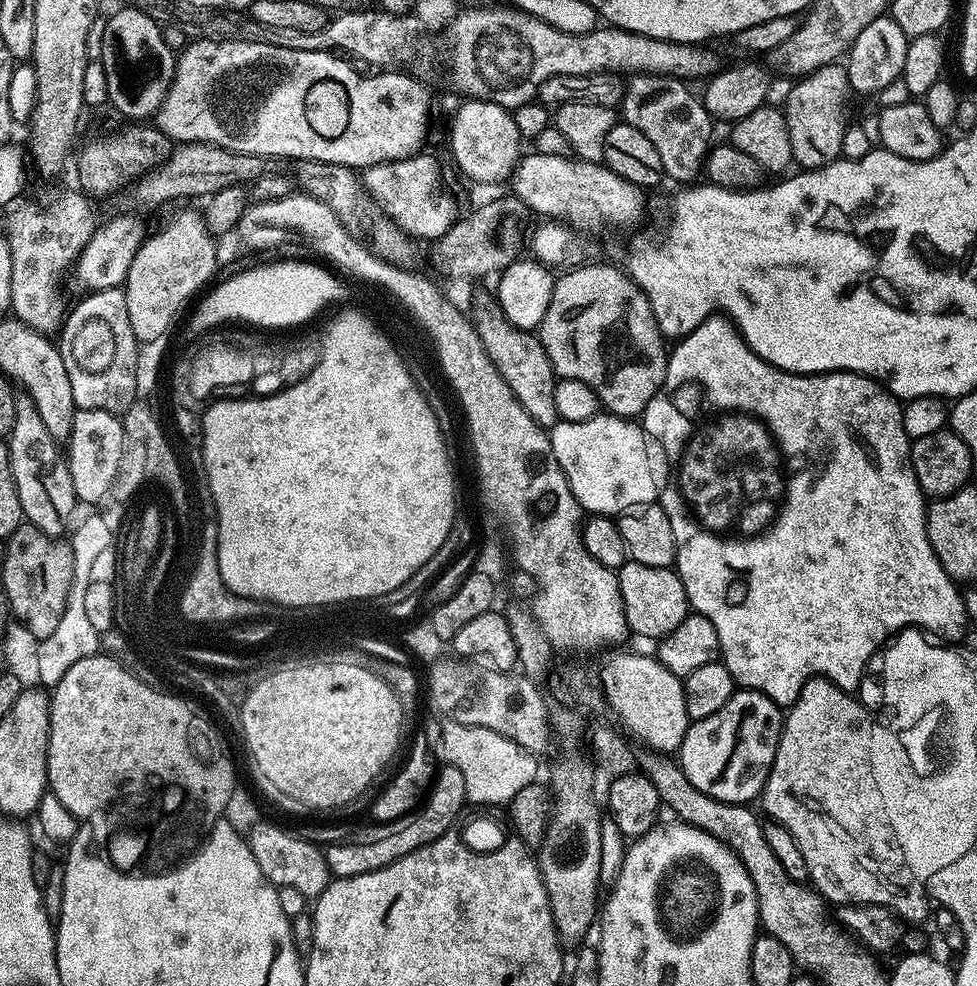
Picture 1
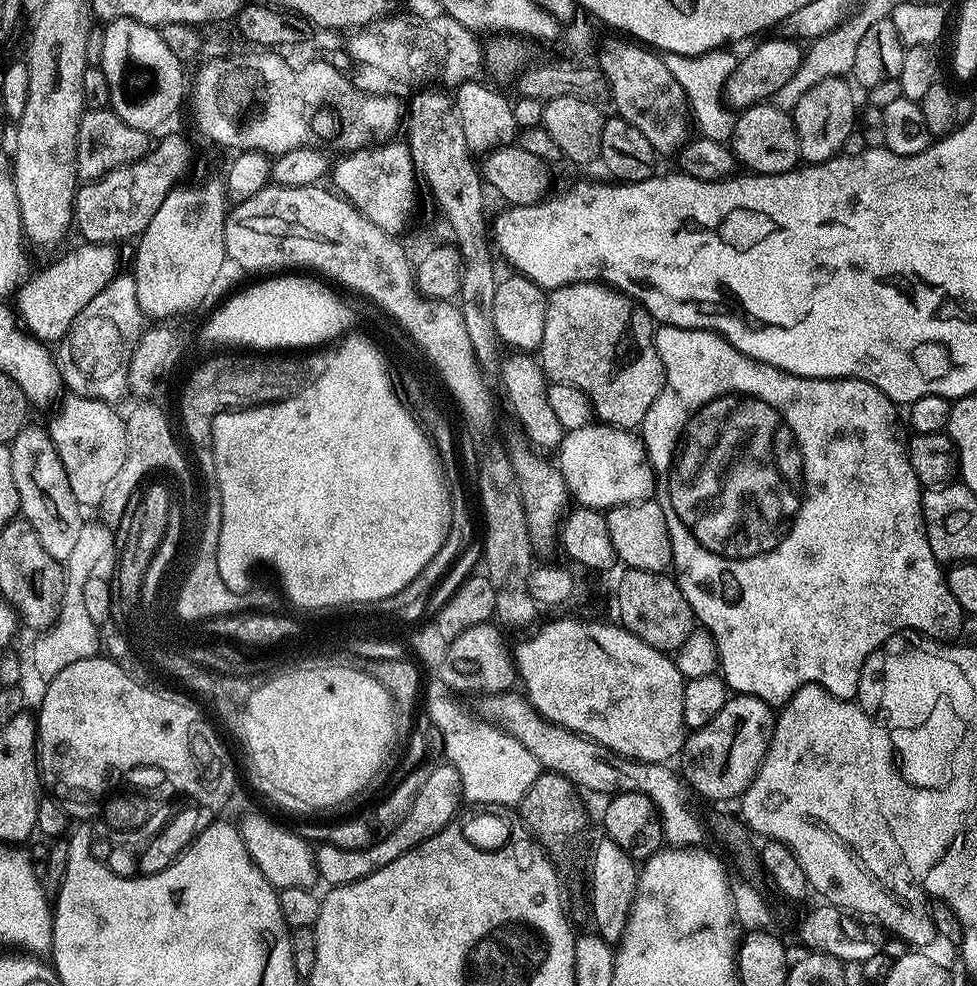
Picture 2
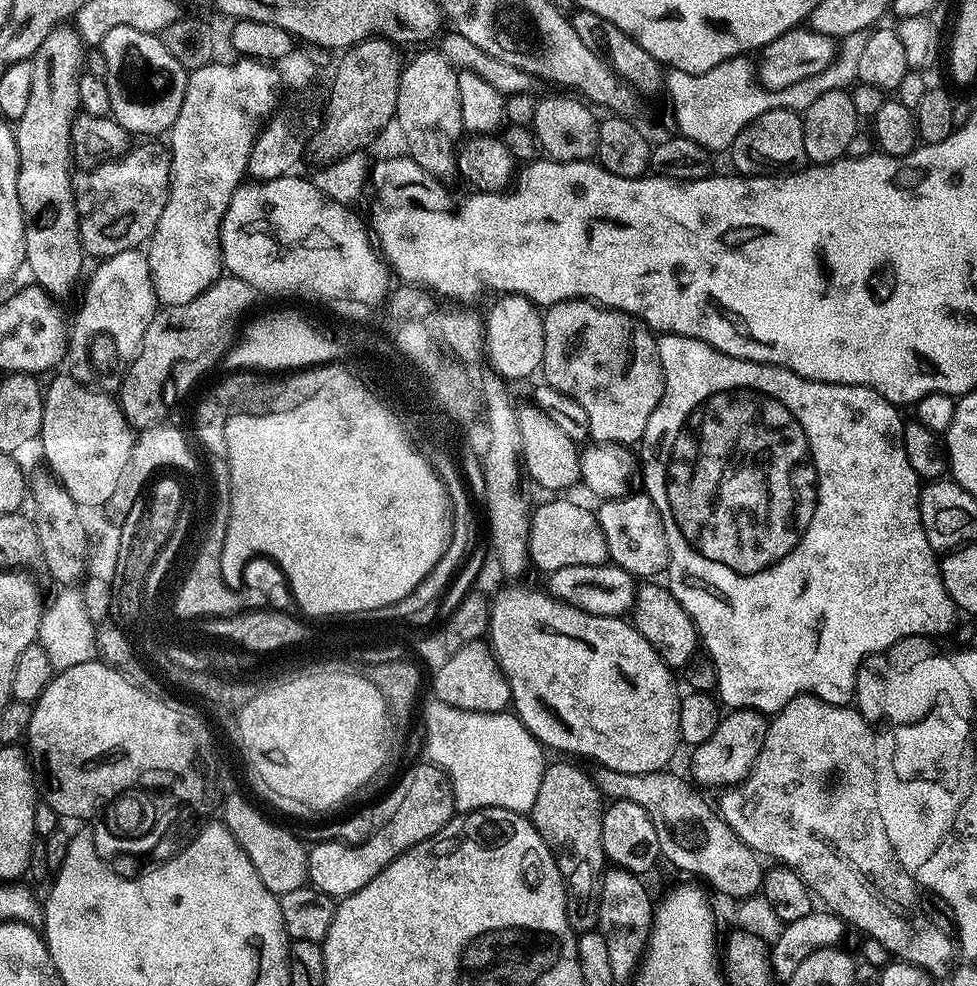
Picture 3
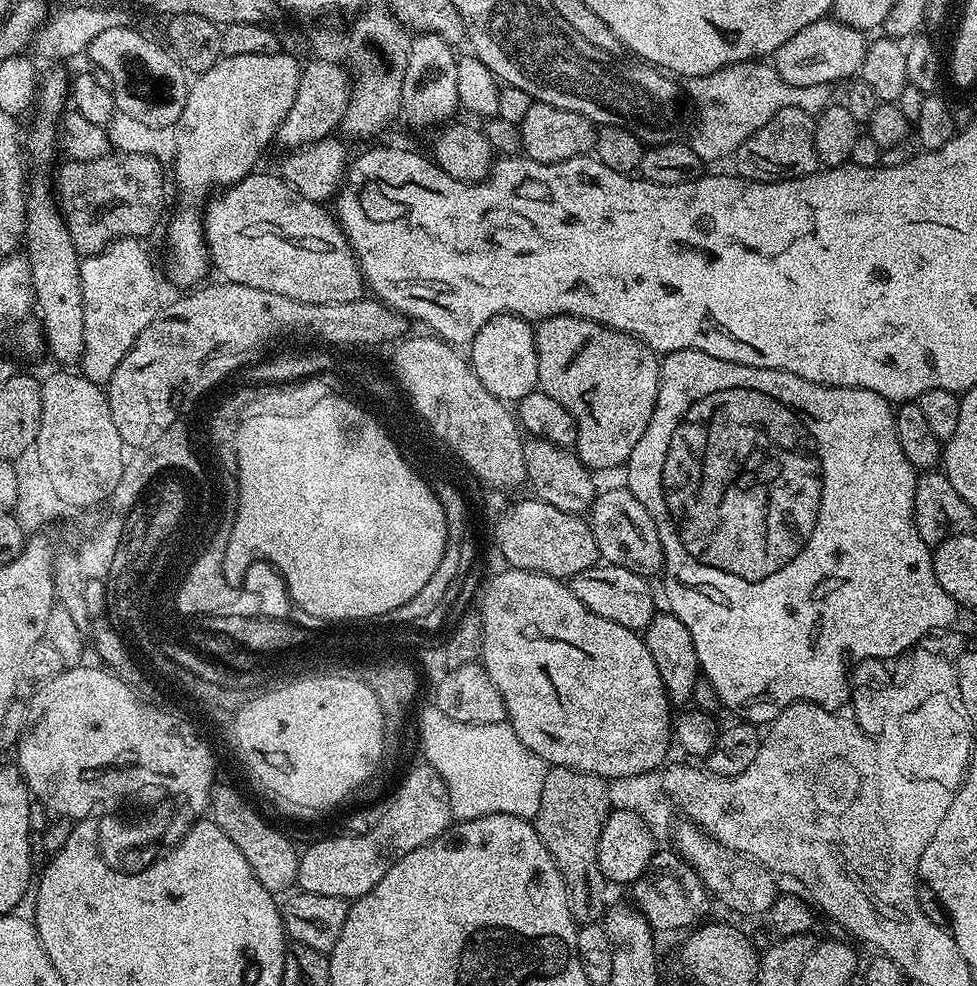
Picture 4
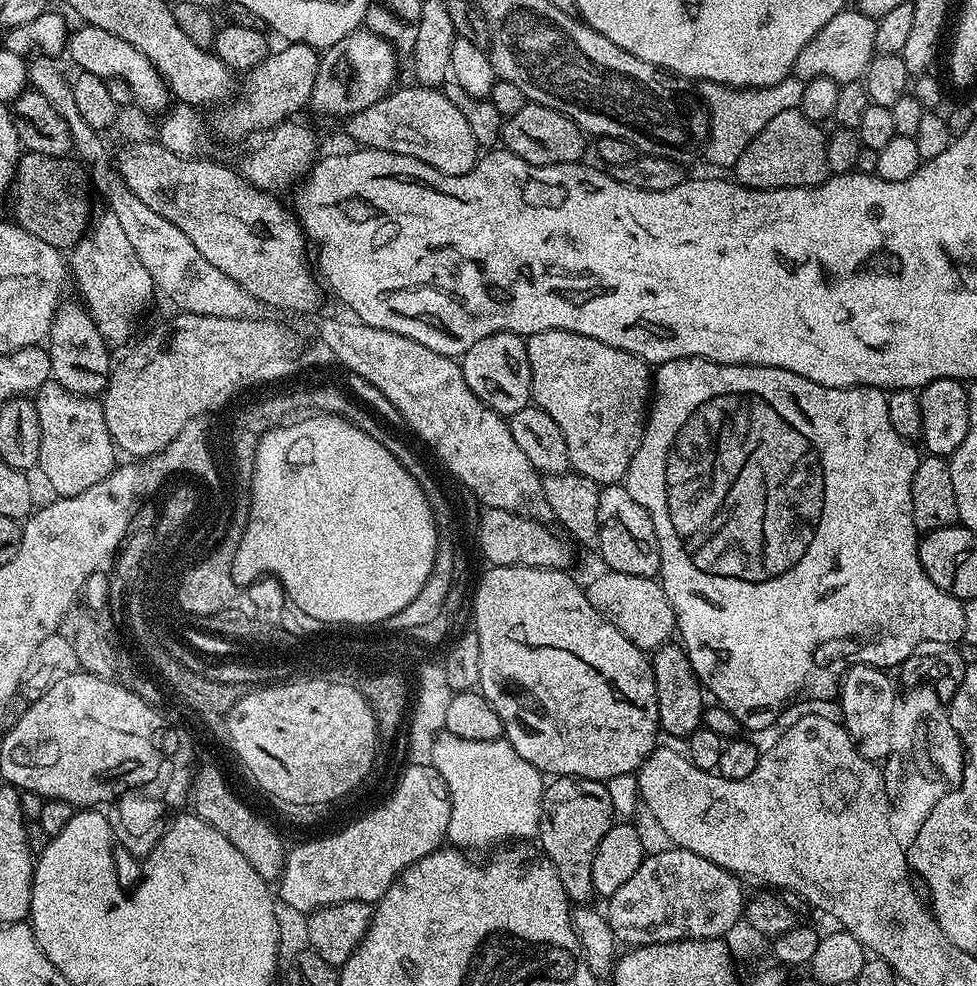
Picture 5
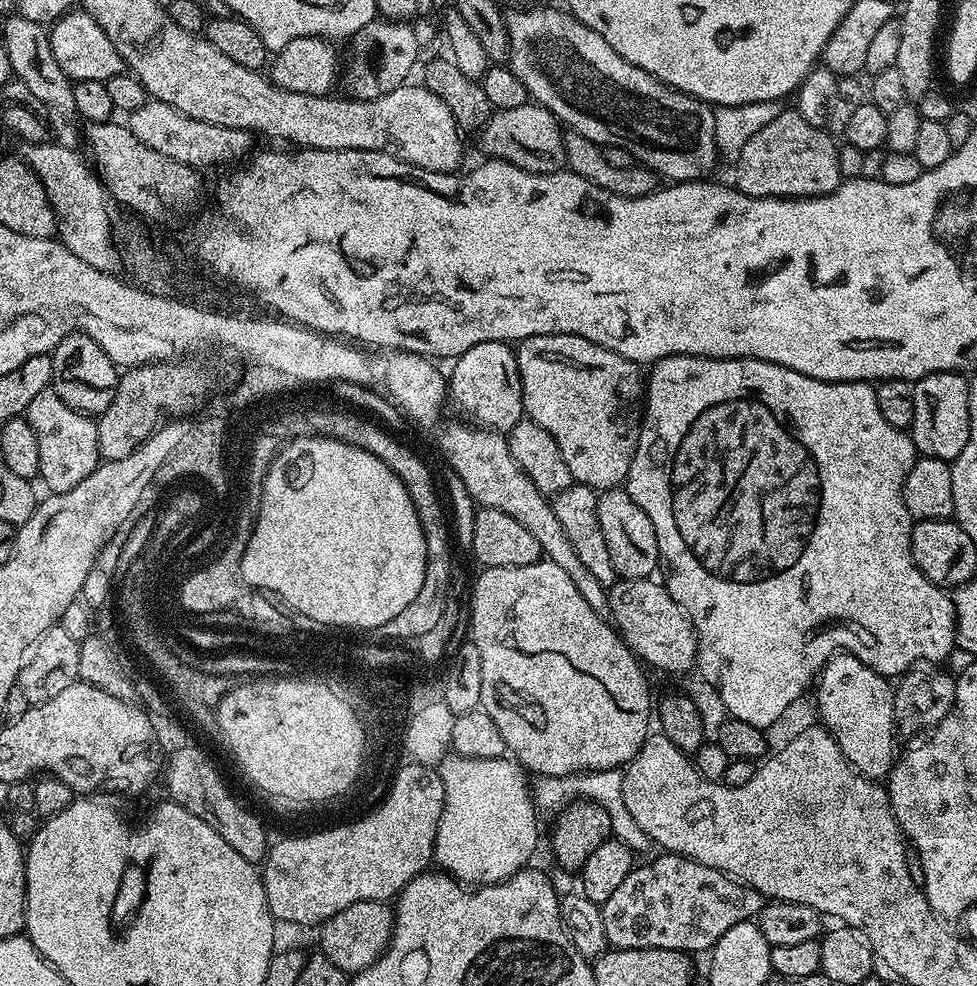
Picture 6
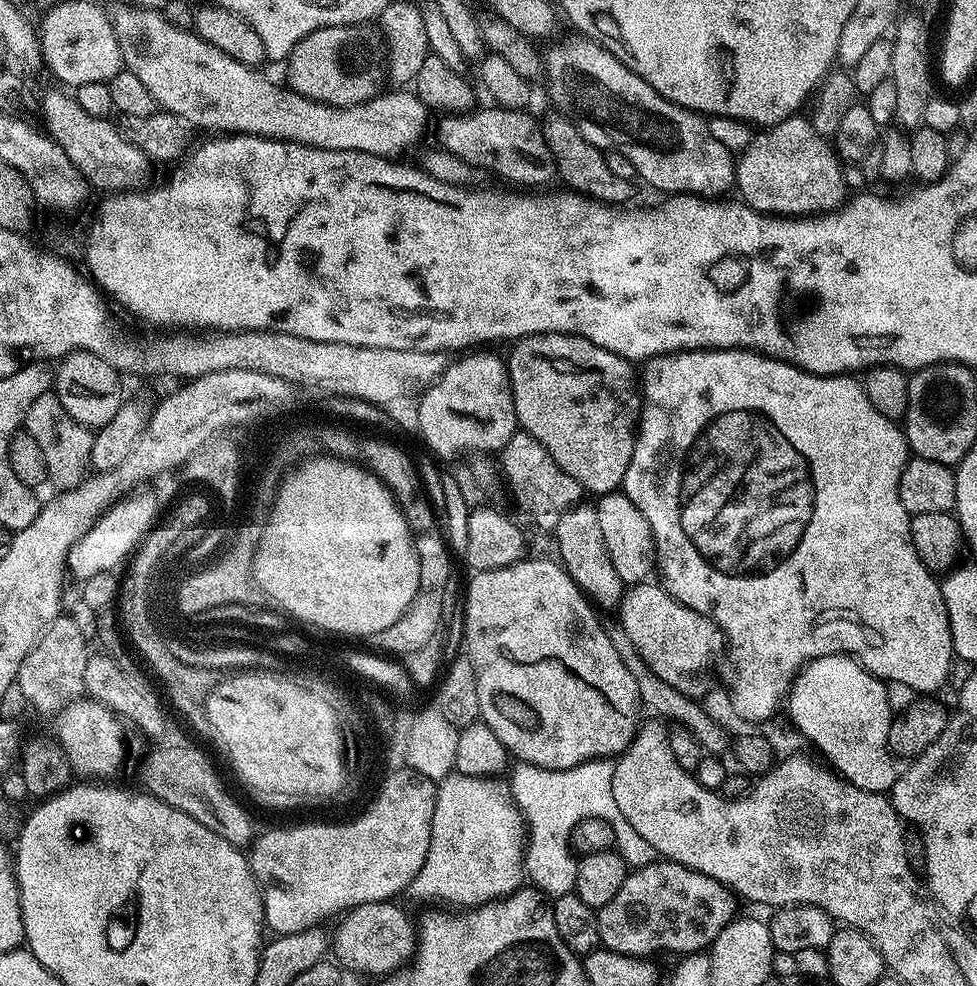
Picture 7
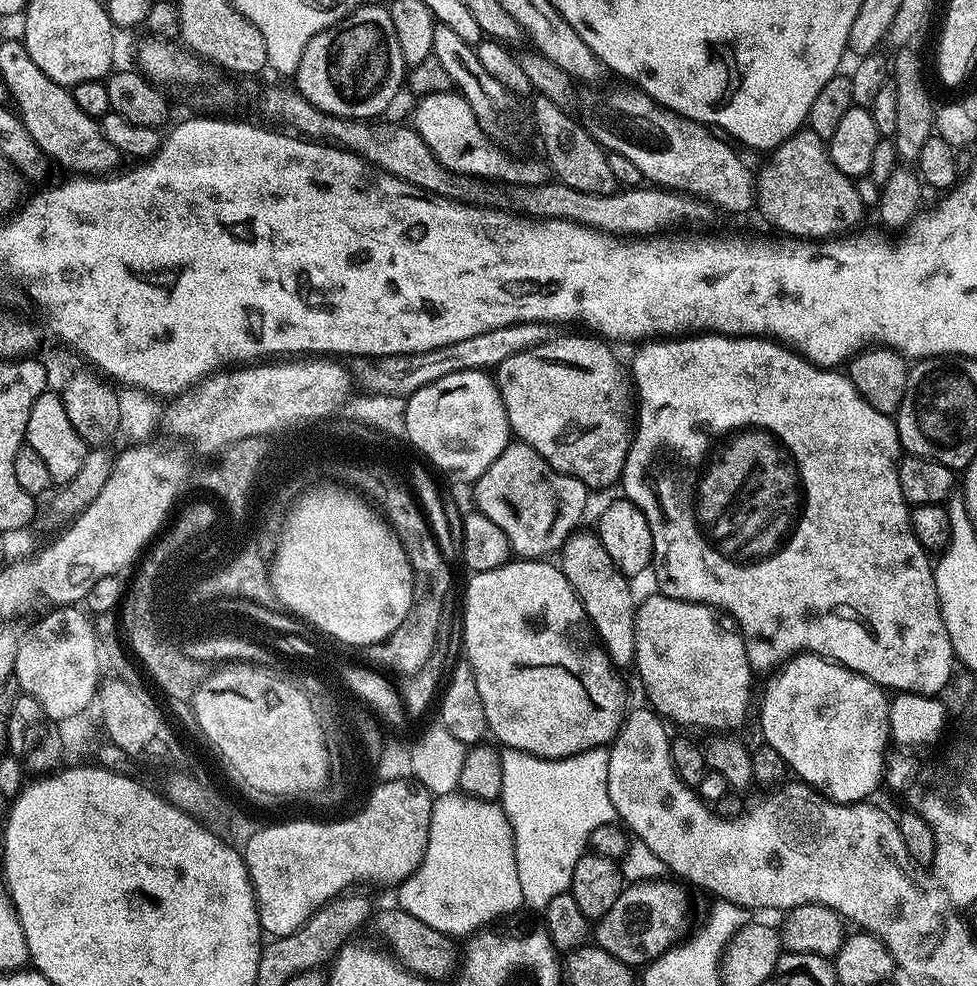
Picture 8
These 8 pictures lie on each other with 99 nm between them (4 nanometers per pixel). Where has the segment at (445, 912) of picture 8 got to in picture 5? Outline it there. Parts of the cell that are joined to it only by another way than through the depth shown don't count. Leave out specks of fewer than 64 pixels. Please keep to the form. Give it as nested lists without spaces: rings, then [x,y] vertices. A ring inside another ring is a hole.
[[[442,731],[433,742],[431,765],[446,782],[450,798],[450,826],[446,837],[449,845],[460,850],[468,848],[492,848],[505,842],[524,842],[527,836],[535,837],[540,826],[540,803],[544,797],[545,777],[514,746],[501,738],[474,742],[458,738],[454,734]]]

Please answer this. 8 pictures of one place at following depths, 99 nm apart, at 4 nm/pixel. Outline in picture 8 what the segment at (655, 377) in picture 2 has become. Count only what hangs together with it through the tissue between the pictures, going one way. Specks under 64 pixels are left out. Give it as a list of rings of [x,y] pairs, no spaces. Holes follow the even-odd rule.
[[[560,336],[553,340],[551,344],[543,344],[539,350],[514,354],[510,358],[506,358],[506,362],[502,362],[494,369],[494,379],[500,391],[502,402],[506,406],[506,418],[508,419],[511,435],[519,443],[538,450],[538,454],[542,454],[542,458],[546,458],[546,462],[550,462],[550,466],[554,466],[554,470],[565,472],[574,478],[578,478],[589,490],[608,488],[615,480],[617,483],[623,477],[624,463],[628,457],[628,451],[632,445],[632,437],[634,435],[634,385],[629,373],[626,371],[625,365],[623,368],[620,365],[619,358],[607,348],[609,345],[603,339],[600,340],[590,340],[582,336],[570,336],[568,338]]]

